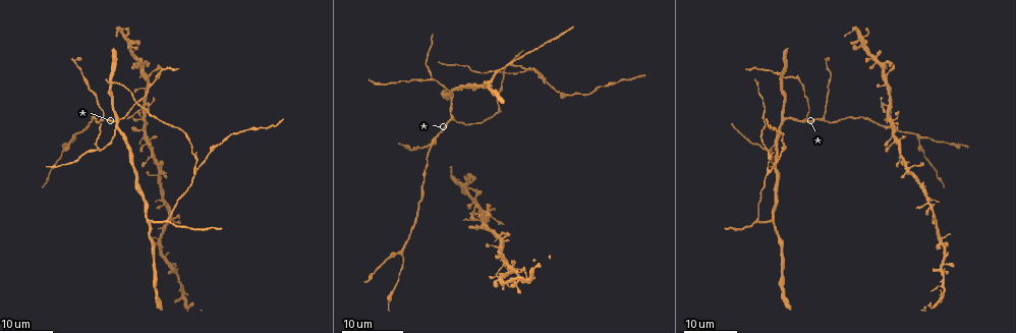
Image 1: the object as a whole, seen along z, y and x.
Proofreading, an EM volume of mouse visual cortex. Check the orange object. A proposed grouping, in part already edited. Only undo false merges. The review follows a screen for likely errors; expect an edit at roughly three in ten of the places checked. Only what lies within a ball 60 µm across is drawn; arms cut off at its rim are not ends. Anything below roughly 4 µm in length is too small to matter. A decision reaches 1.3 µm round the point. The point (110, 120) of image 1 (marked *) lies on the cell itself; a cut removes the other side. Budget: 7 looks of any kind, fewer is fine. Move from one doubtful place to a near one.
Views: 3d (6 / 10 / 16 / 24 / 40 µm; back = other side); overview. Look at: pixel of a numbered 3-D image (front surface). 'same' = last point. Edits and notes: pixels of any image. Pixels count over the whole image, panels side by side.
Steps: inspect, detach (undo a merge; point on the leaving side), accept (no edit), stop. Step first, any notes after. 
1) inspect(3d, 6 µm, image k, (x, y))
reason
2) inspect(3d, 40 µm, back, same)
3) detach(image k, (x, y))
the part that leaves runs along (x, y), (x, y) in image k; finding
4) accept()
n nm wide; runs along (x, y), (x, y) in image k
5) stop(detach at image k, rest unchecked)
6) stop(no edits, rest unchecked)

inspect(3d, 16 µm, image 1, (758, 219))
three-way junction

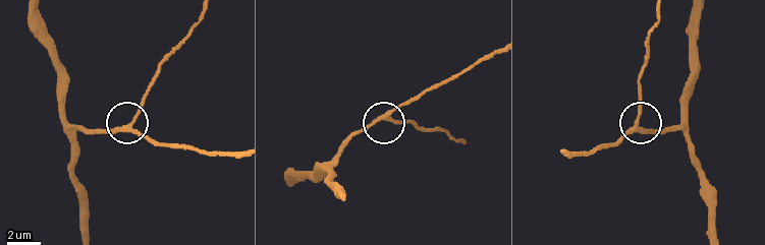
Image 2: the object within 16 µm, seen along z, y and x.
inspect(3d, 10 µm, image 2, (386, 118))

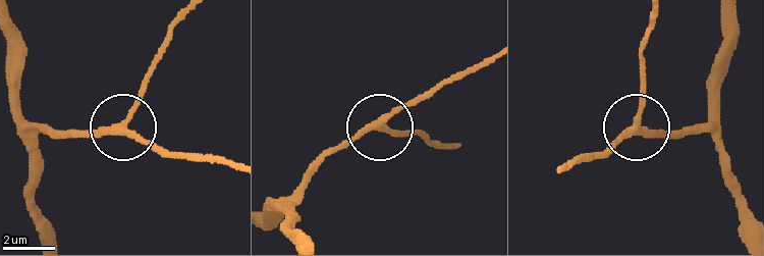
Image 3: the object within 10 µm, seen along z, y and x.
accept()
3 arms; runs along (268, 213), (331, 156), (421, 99) in image 3; one cell here

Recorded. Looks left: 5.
inspect(3d, 24 µm, image 1, (770, 168))
arms part here

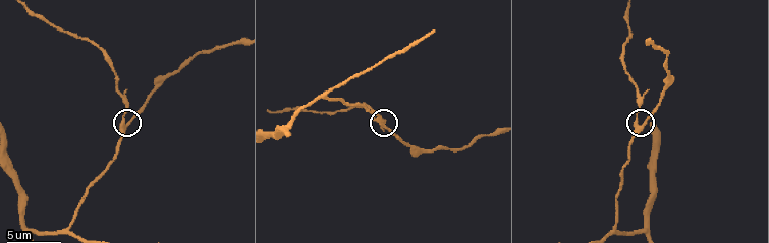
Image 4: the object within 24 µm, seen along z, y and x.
inspect(3d, 10 µm, image 4, (125, 128))

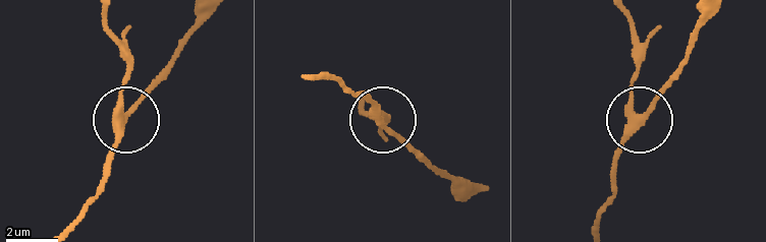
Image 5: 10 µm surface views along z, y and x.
accept()
3 arms; one cell here

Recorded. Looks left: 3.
inspect(3d, 16 µm, image 1, (118, 127))
three-way junction

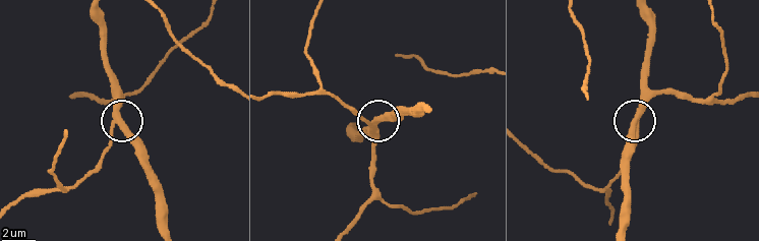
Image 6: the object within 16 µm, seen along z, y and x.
inspect(3d, 10 µm, image 6, (375, 120))

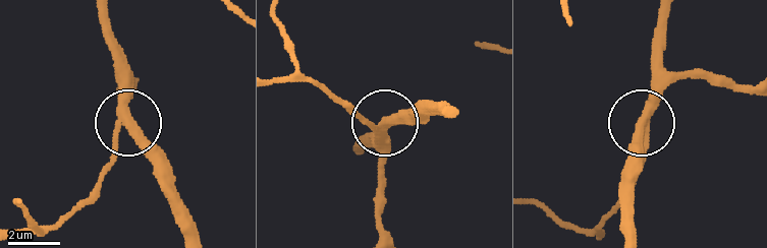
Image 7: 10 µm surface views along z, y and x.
accept()
runs along (381, 233), (383, 124), (350, 115) in image 7; continuous, no second cell

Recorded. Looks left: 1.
stop(no edits, rest unchecked)

